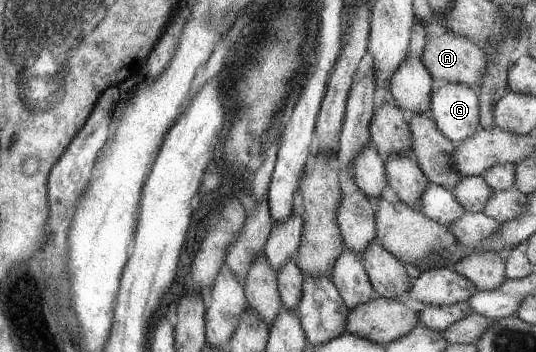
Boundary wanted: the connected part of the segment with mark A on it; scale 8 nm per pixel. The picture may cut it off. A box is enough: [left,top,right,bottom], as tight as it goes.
[420,29,486,89]

